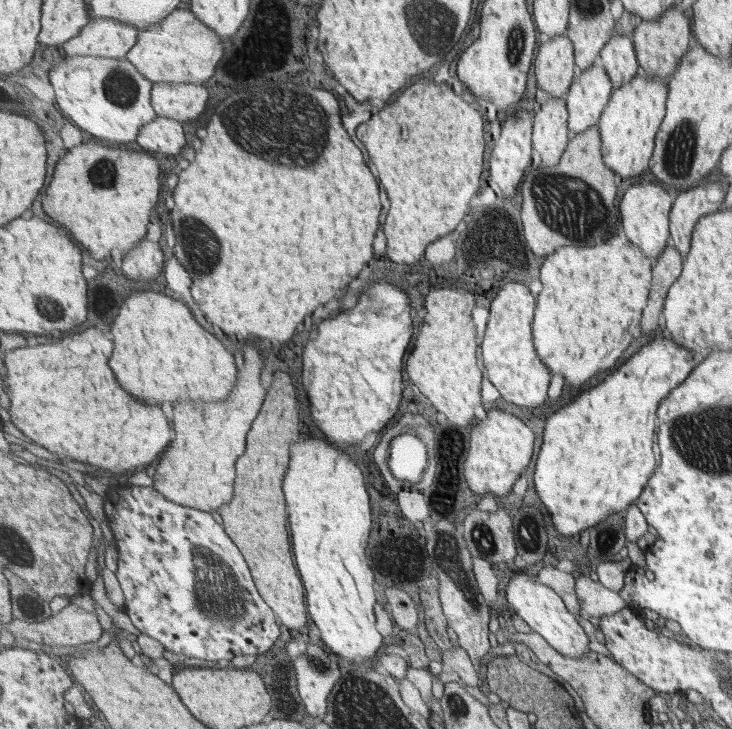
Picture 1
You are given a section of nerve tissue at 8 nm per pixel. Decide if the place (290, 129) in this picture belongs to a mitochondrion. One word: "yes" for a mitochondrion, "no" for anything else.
yes

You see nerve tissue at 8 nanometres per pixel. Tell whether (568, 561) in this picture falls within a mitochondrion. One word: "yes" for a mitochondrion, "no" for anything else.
no

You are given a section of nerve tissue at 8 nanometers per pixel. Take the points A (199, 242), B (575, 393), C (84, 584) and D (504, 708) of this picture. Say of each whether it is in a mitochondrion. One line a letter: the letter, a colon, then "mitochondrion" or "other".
A: mitochondrion
B: other
C: other
D: other

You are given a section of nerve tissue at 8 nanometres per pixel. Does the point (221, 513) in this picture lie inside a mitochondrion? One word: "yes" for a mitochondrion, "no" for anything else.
no

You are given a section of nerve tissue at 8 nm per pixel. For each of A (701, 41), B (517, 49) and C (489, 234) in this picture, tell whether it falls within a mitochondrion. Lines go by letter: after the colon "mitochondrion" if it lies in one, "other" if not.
A: other
B: mitochondrion
C: other

